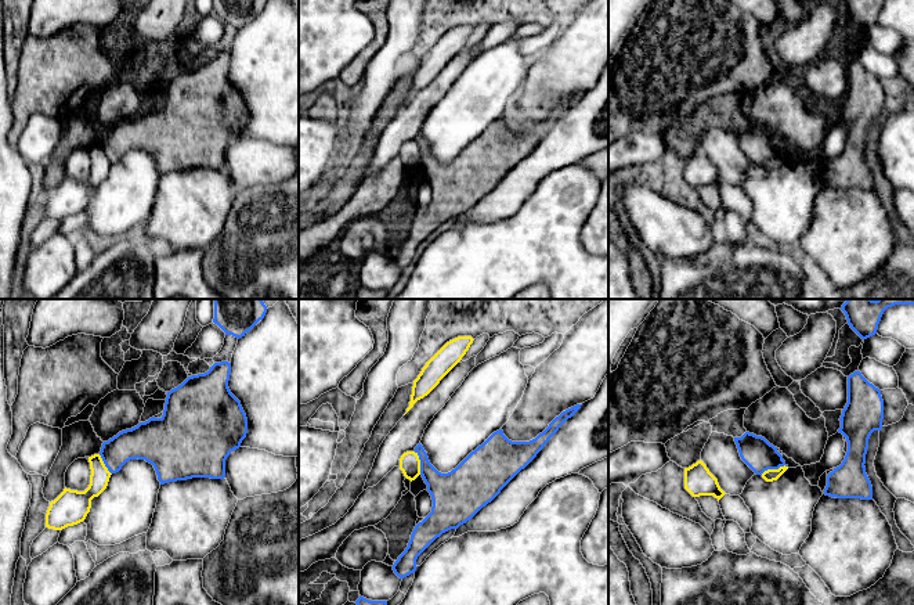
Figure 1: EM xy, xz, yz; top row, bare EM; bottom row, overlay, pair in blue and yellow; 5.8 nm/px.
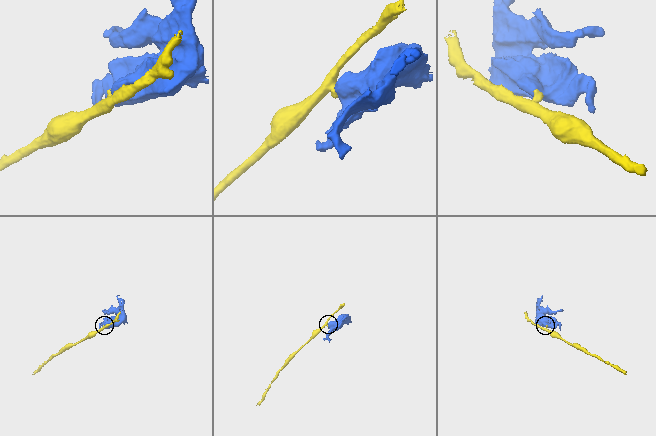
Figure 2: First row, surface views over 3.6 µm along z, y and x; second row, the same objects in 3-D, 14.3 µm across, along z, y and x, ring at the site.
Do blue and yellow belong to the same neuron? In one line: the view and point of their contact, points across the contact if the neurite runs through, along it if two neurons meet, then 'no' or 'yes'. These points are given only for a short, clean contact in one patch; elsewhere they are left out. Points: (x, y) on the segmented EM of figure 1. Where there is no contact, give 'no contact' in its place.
contact yz (773, 468); border yz (787, 465), (768, 468), (761, 474); no

